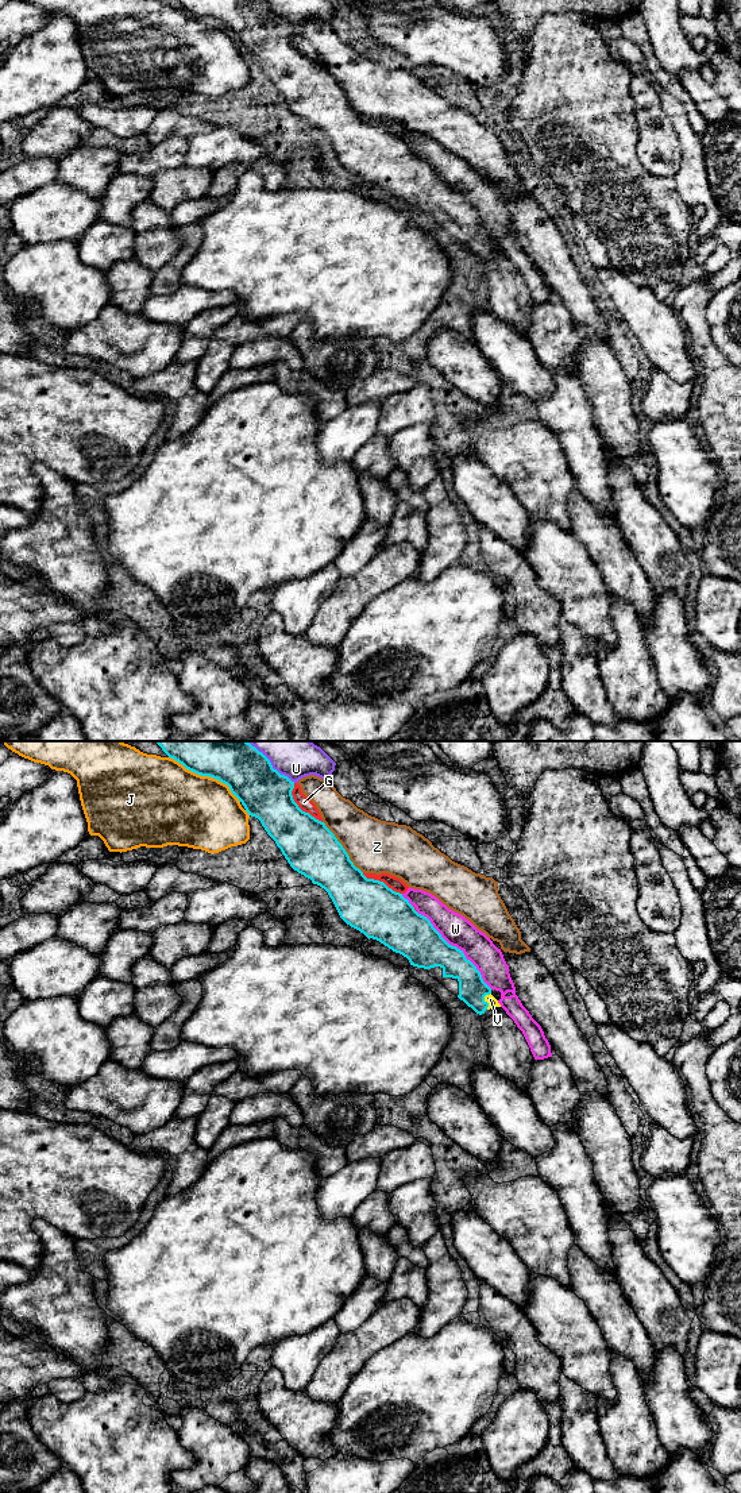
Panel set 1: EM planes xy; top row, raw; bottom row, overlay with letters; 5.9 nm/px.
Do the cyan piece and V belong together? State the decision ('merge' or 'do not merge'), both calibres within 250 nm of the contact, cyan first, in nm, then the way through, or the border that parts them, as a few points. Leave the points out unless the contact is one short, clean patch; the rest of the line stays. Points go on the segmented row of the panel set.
merge; calibres 160 and 60 nm; way xy (473, 990), (483, 1000), (490, 999)

